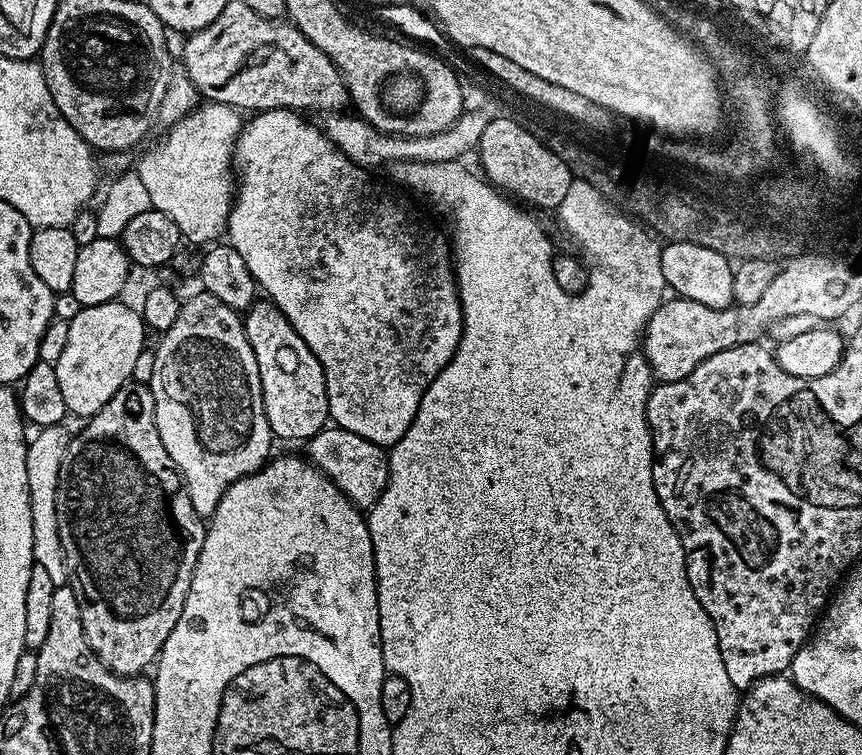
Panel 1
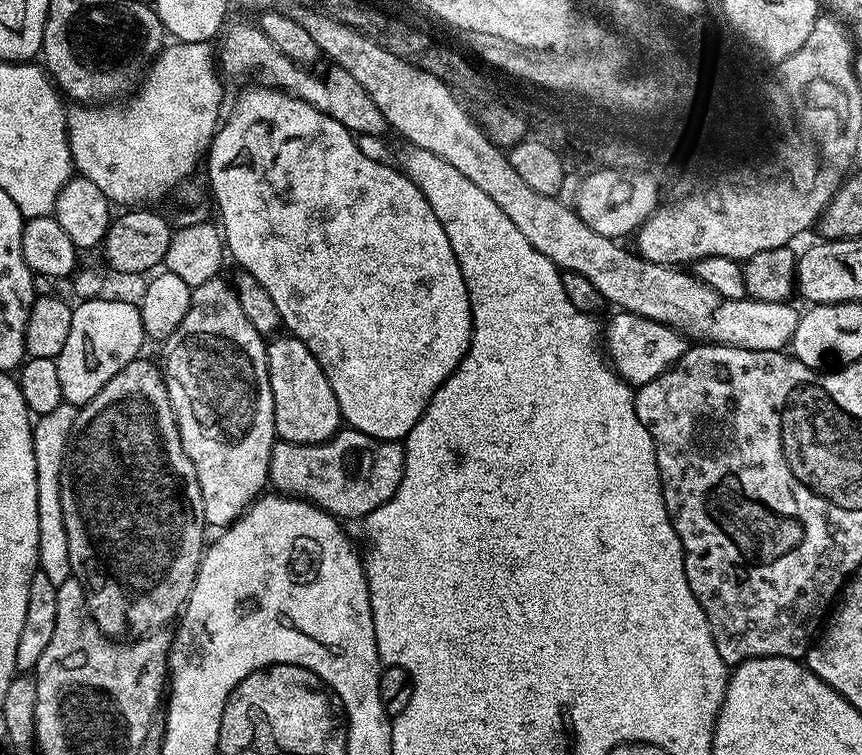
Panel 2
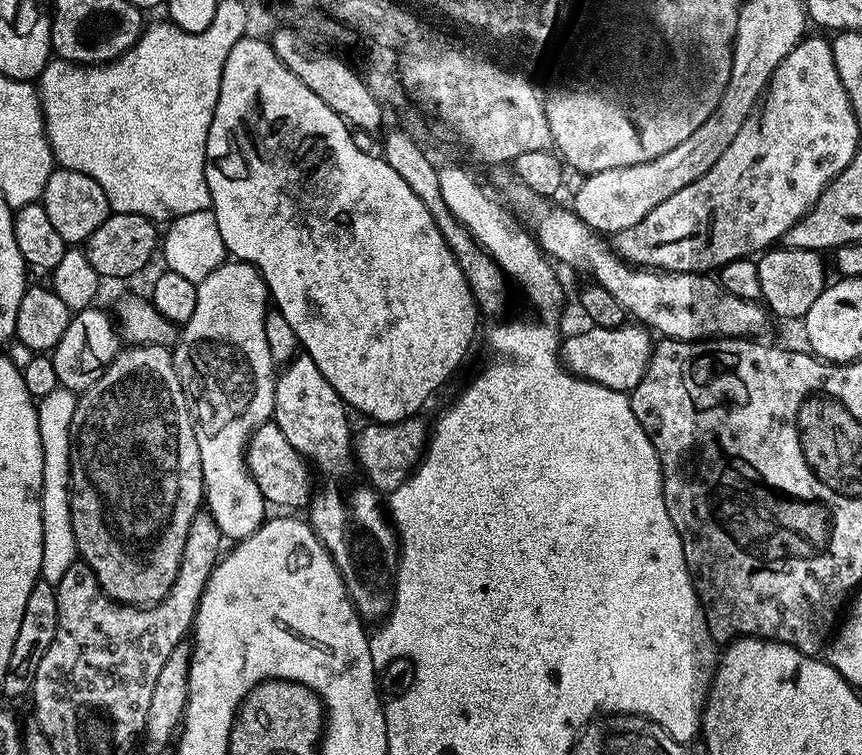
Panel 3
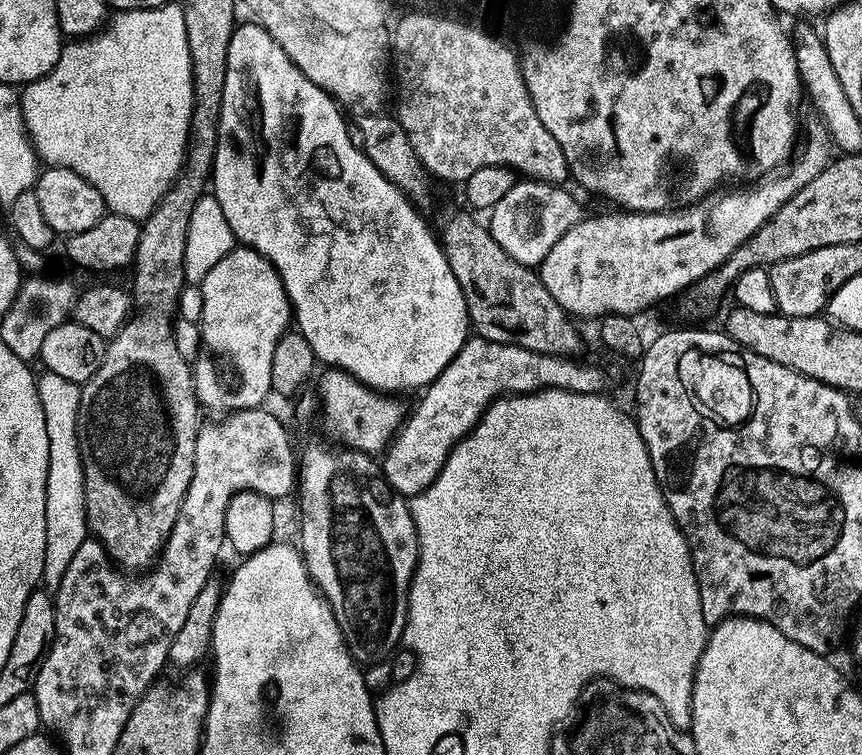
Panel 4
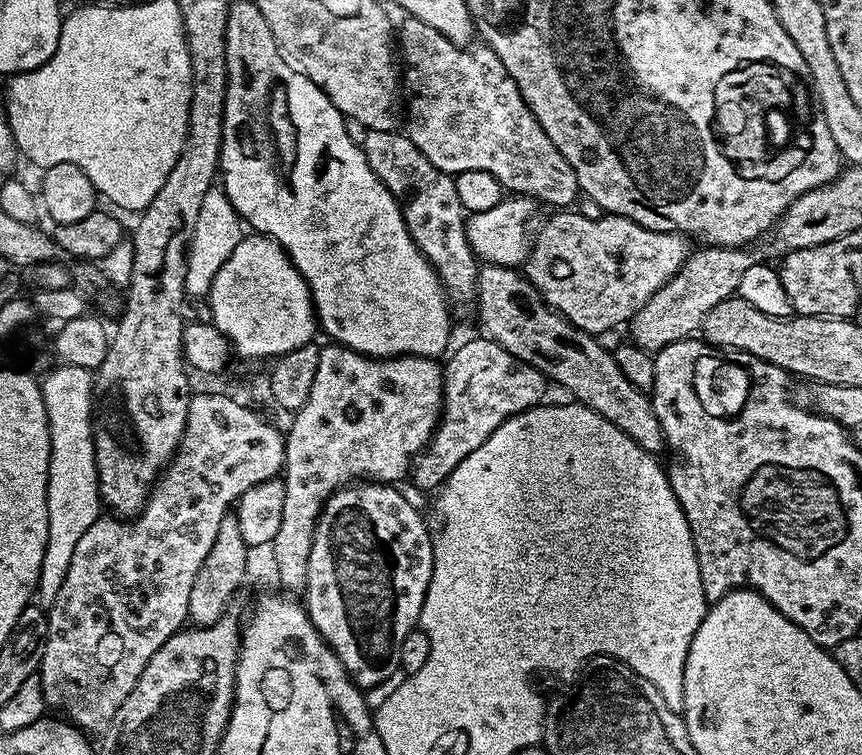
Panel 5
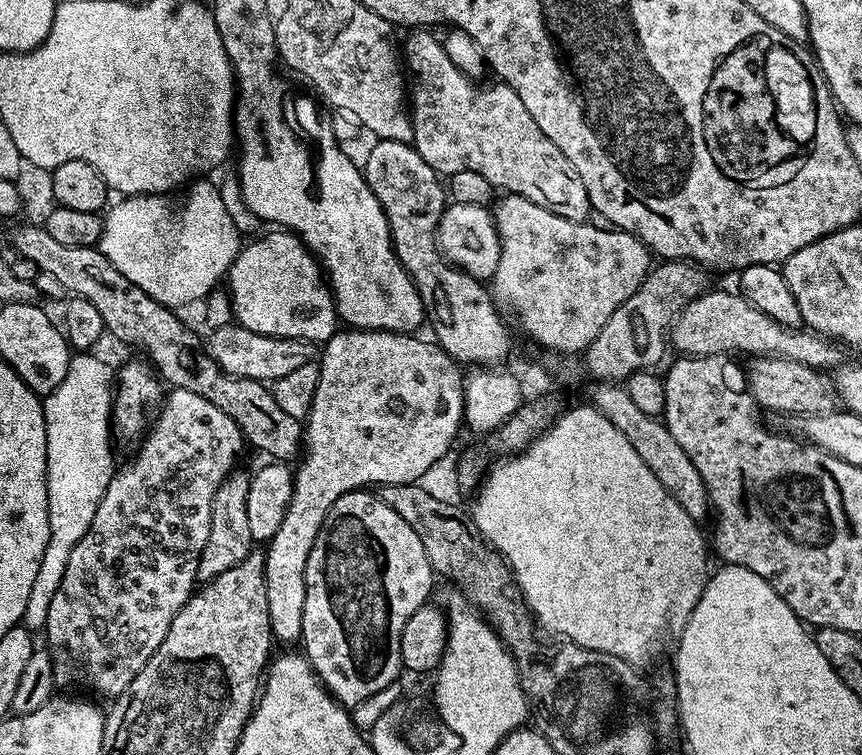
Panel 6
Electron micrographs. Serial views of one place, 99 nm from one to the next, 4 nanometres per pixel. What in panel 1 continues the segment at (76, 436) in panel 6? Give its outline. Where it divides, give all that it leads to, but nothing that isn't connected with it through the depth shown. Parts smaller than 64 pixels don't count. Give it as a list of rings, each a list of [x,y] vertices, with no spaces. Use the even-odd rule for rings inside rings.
[[[63,423],[41,428],[37,436],[27,441],[26,486],[30,494],[30,518],[34,522],[34,563],[48,571],[50,579],[58,586],[67,585],[66,562],[62,554],[62,542],[58,538],[58,470],[62,470],[62,458],[66,458],[70,432]]]

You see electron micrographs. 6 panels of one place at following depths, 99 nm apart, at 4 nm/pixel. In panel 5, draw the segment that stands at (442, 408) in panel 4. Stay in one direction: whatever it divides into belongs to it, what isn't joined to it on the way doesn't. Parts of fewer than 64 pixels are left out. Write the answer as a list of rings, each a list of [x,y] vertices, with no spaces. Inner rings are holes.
[[[479,339],[466,341],[456,353],[453,351],[447,357],[448,364],[443,365],[444,409],[440,412],[440,423],[410,469],[410,480],[424,492],[439,489],[462,458],[474,454],[502,422],[527,408],[537,407],[550,389],[548,377],[534,366],[522,362],[522,358],[514,358],[514,354],[502,350],[498,342]]]

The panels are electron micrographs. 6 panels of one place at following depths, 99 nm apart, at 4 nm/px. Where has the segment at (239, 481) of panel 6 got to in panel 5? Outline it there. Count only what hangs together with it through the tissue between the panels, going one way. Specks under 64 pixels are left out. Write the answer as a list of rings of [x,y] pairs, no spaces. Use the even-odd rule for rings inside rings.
[[[234,514],[224,516],[222,526],[218,526],[218,535],[214,538],[214,546],[210,546],[210,554],[206,554],[206,562],[202,562],[198,575],[194,577],[194,587],[190,590],[188,620],[195,627],[208,628],[229,611],[228,603],[248,572],[248,555],[250,549],[242,538],[242,530],[238,530],[238,518]]]

